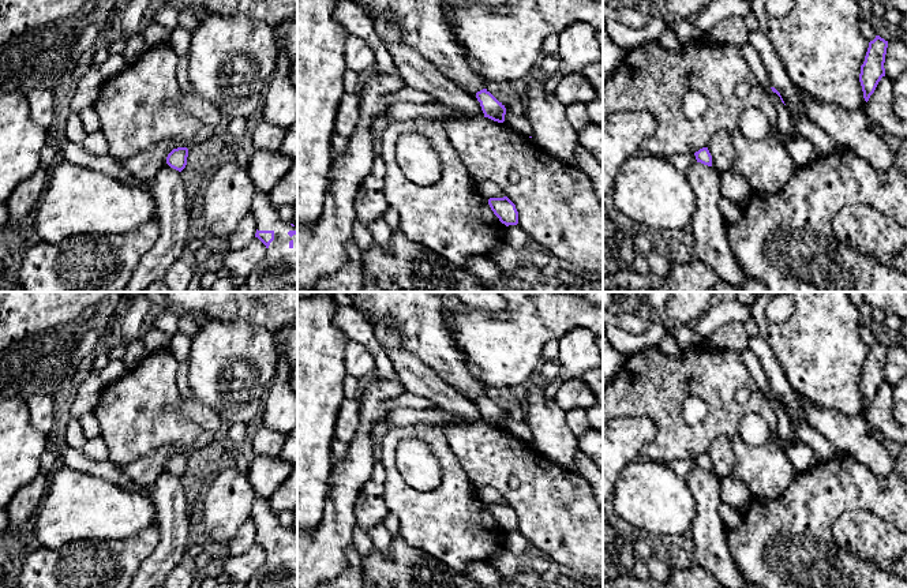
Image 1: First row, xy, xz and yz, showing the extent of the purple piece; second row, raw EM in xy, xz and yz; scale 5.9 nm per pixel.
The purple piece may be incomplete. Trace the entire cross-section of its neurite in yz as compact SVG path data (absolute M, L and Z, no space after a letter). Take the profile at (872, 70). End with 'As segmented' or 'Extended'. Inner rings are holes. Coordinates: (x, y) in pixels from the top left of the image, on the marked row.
M876 35L873 41L869 42L869 48L865 56L865 61L861 65L859 82L863 91L863 98L867 102L870 95L874 93L878 82L885 76L885 55L887 55L888 41Z. As segmented

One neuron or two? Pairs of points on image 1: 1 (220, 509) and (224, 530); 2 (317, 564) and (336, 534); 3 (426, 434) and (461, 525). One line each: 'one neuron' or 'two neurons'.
1: one neuron
2: one neuron
3: one neuron

